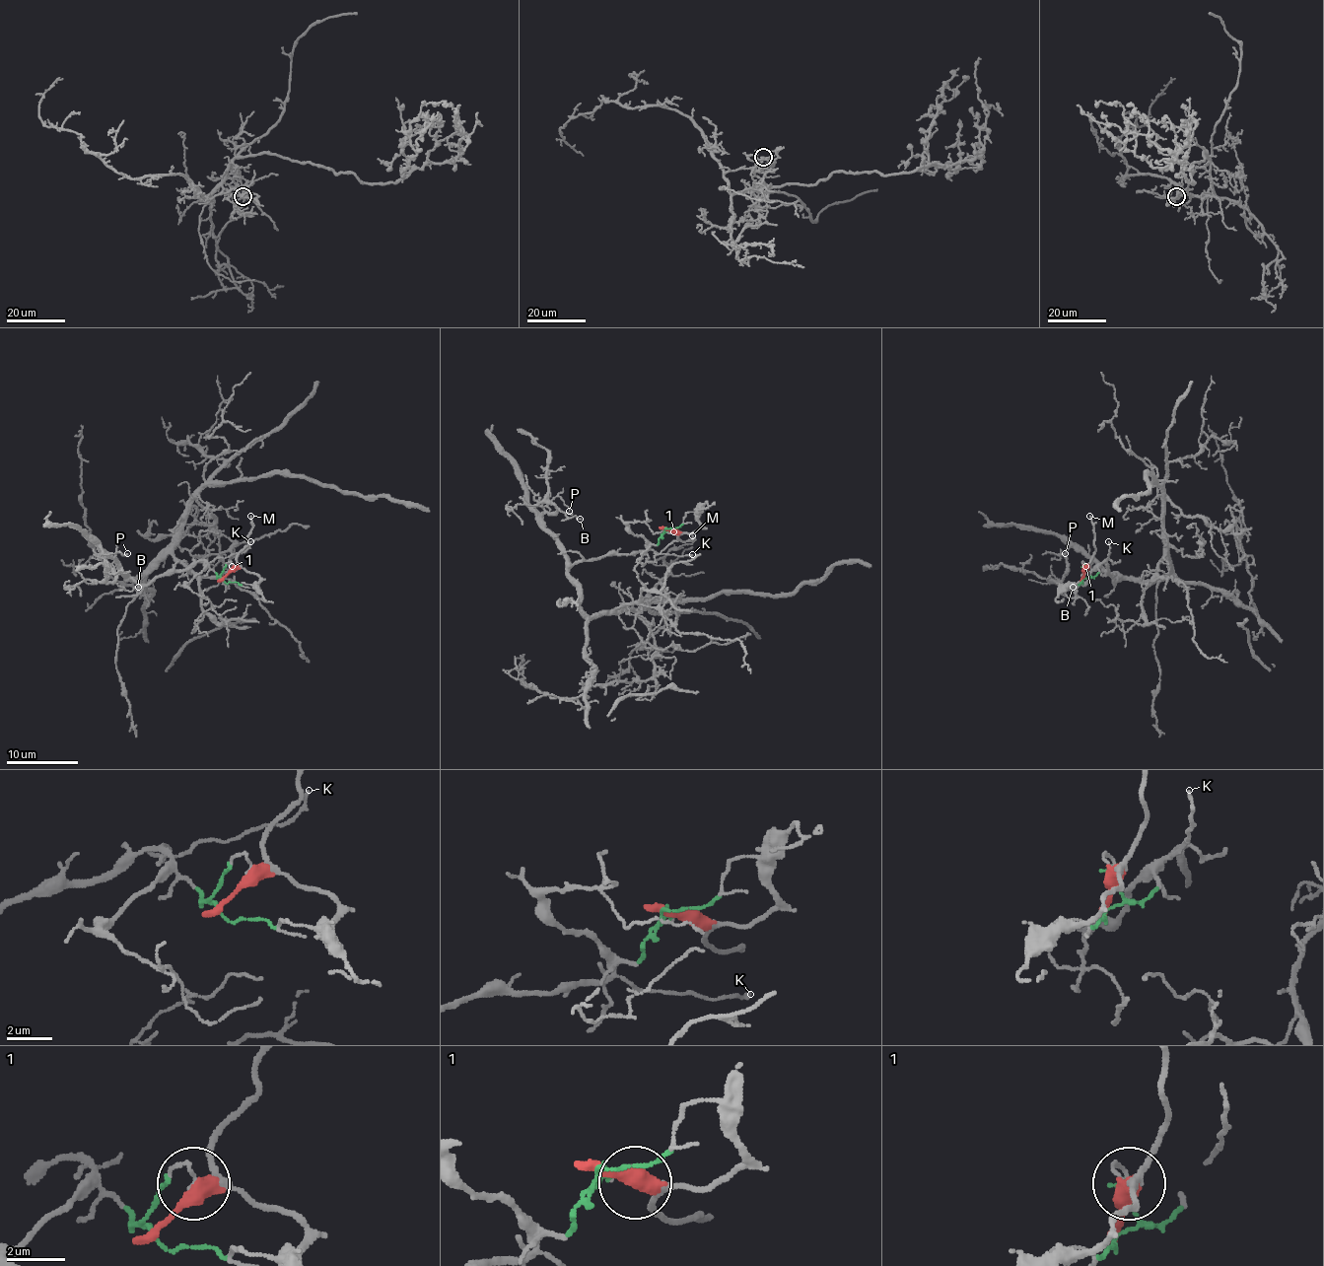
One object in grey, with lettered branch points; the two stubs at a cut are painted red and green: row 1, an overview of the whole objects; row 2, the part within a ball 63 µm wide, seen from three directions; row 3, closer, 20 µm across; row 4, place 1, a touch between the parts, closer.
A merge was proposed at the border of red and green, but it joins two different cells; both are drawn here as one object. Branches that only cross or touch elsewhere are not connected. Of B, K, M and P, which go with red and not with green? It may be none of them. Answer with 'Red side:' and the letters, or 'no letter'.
Red side: M

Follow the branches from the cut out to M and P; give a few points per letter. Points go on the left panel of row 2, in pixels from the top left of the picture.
M: (223, 579), (238, 554), (248, 543), (249, 516)
P: (223, 579), (201, 561), (137, 585), (101, 546), (106, 554), (128, 554)

